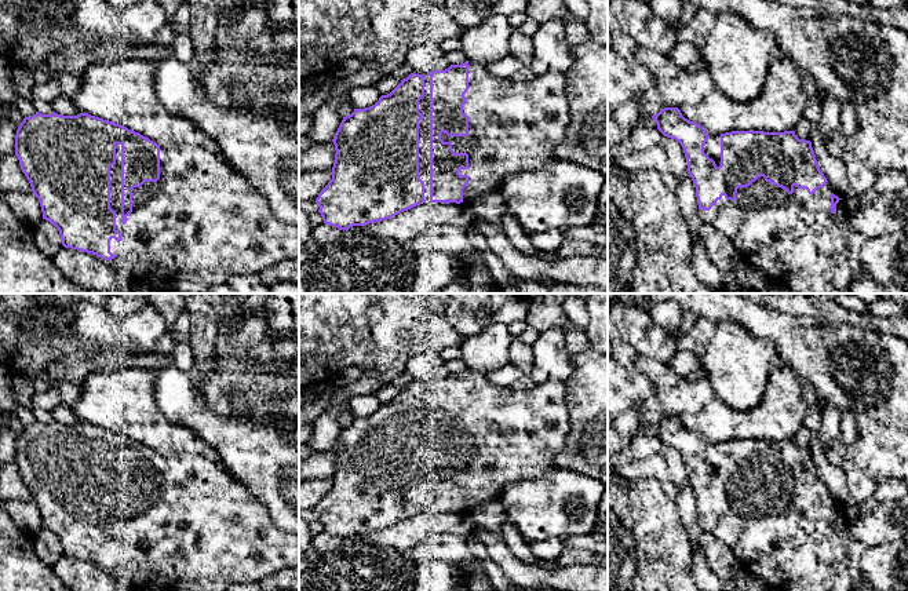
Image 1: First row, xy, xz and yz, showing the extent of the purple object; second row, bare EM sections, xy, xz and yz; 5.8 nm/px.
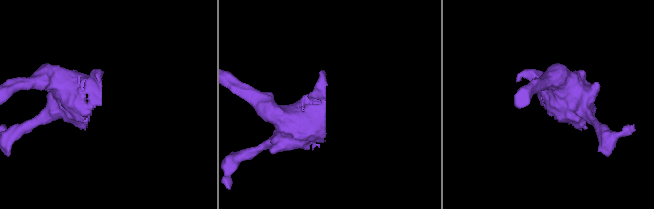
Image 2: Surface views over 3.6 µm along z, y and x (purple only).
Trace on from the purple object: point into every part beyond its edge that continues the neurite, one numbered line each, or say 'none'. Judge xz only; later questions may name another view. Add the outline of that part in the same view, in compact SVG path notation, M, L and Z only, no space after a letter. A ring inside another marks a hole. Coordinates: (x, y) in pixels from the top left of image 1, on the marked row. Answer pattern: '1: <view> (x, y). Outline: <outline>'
1: xz (514, 127). Outline: M467 61L468 91L464 94L467 102L463 105L463 113L468 116L468 135L448 136L445 132L441 134L444 142L452 143L455 153L468 154L468 168L459 171L460 175L468 176L468 185L463 189L463 204L466 205L482 193L497 190L504 176L541 169L550 160L555 158L555 150L566 136L570 118L565 73L546 72L528 81L515 81L493 77L485 65Z

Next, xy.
1: xy (201, 222). Outline: M116 145L116 164L110 167L110 208L116 212L116 230L121 233L121 241L110 240L110 252L114 259L106 260L116 269L128 270L142 284L156 289L158 293L209 293L212 287L227 282L231 276L259 274L263 270L287 259L299 258L299 227L289 222L282 222L274 216L267 200L256 187L240 174L220 153L192 145L160 146L160 179L145 182L141 187L132 189L132 212L127 216L127 223L121 223L121 145Z

